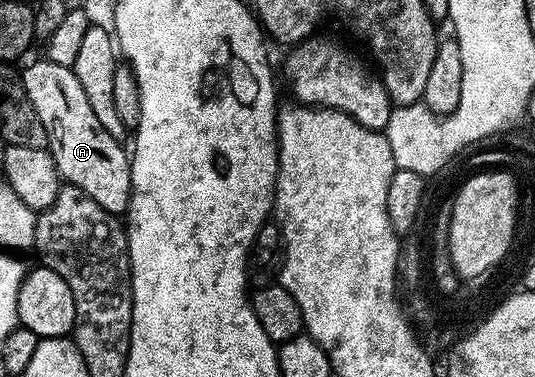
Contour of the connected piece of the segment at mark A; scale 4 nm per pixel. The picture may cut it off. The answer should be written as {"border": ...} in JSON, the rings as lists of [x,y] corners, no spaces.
{"border":[[[46,58],[35,60],[27,69],[22,69],[23,85],[25,94],[33,106],[35,116],[41,118],[41,122],[47,131],[47,143],[51,157],[57,162],[57,170],[60,177],[66,183],[77,186],[97,202],[105,210],[113,214],[126,213],[127,207],[131,205],[131,161],[128,153],[123,153],[124,145],[97,122],[97,114],[89,106],[89,98],[85,98],[85,90],[81,90],[81,82],[77,82],[74,67],[66,68],[57,66],[57,62]]]}

